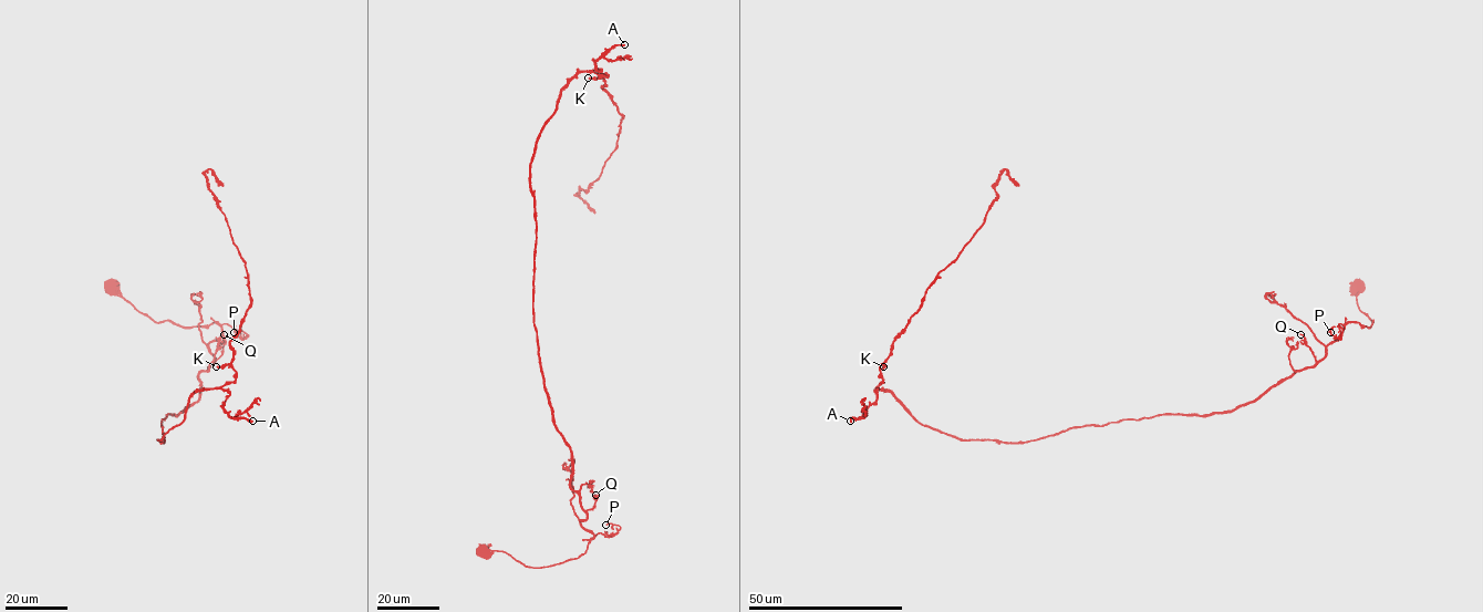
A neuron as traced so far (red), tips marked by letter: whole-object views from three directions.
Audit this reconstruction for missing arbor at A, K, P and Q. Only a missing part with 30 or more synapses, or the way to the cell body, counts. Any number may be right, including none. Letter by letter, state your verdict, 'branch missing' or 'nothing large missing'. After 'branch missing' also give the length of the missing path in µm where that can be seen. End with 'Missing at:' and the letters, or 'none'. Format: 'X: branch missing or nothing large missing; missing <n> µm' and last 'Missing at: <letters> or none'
A: branch missing; missing 100 µm
K: nothing large missing
P: nothing large missing
Q: nothing large missing
Missing at: A

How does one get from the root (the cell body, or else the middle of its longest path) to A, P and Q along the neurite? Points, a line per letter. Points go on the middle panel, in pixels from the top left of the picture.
A: (484, 552), (543, 568), (593, 537), (538, 352), (530, 163), (560, 91), (624, 44)
P: (484, 552), (504, 551), (529, 568), (548, 567), (578, 558), (592, 537), (614, 533), (620, 528), (605, 525)
Q: (484, 552), (504, 551), (529, 568), (543, 568), (578, 558), (593, 537), (580, 521), (593, 507), (595, 495)

